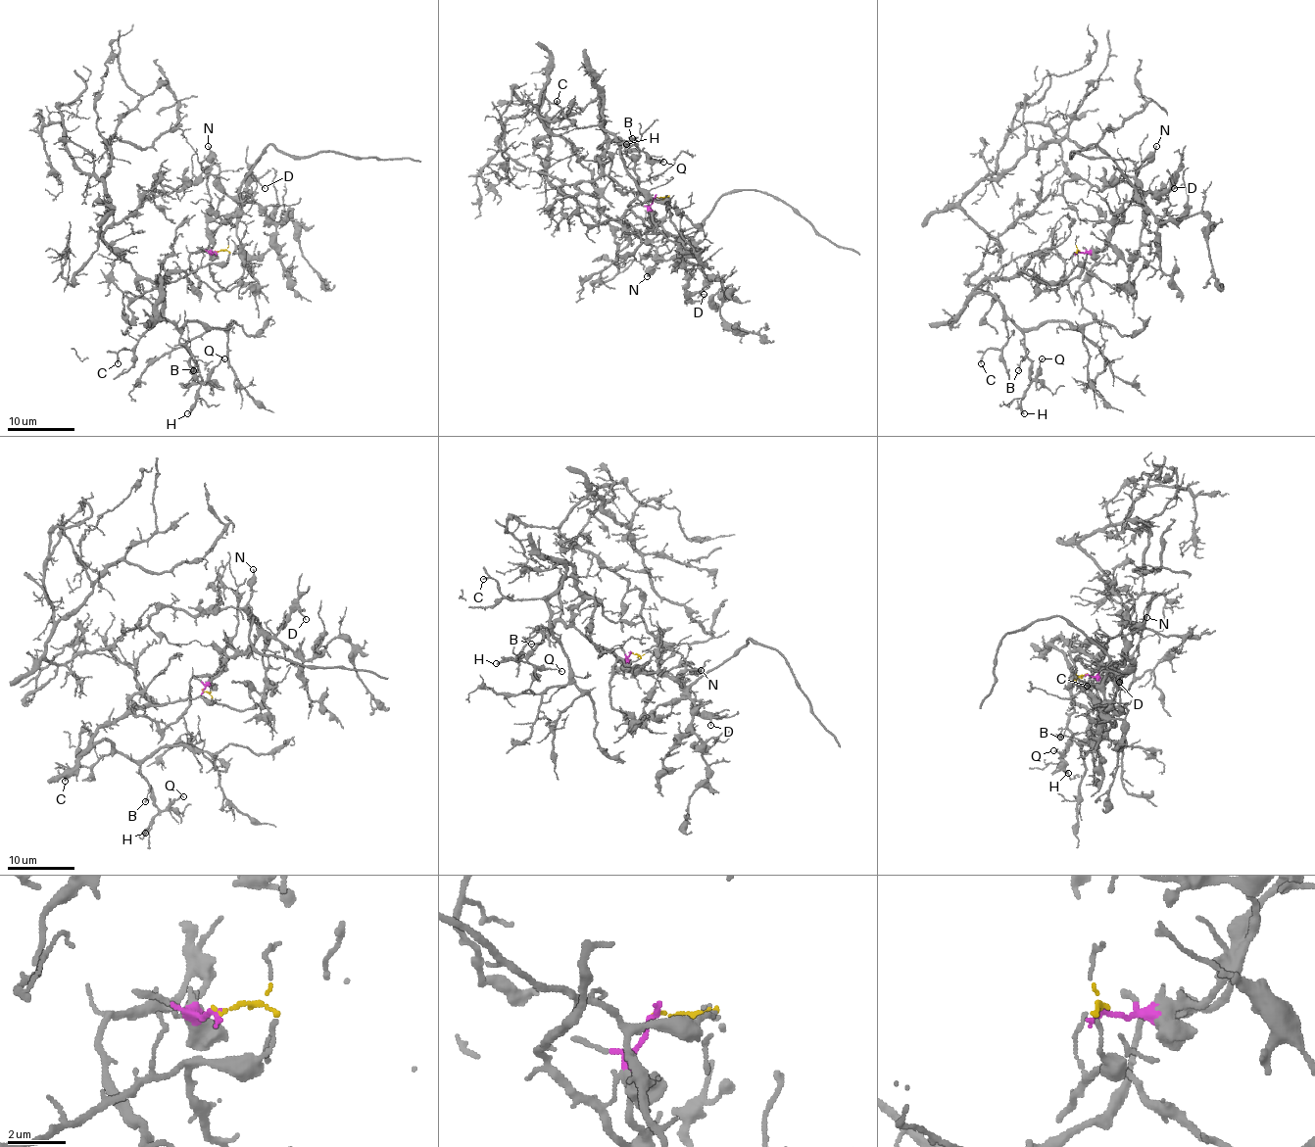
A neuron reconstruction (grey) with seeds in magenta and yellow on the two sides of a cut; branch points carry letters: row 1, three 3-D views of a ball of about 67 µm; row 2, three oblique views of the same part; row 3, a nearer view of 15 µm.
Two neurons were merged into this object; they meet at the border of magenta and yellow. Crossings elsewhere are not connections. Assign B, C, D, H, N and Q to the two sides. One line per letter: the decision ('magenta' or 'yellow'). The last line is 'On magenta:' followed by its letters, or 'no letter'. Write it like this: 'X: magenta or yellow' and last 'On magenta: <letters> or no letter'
B: yellow
C: yellow
D: magenta
H: yellow
N: magenta
Q: yellow
On magenta: D, N

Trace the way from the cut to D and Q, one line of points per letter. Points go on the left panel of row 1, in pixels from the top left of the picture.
D: (216, 252), (211, 252), (213, 235), (239, 202), (250, 200), (253, 191), (248, 186), (258, 181), (265, 188)
Q: (216, 252), (229, 258), (162, 279), (167, 274), (164, 316), (201, 382), (224, 358)

